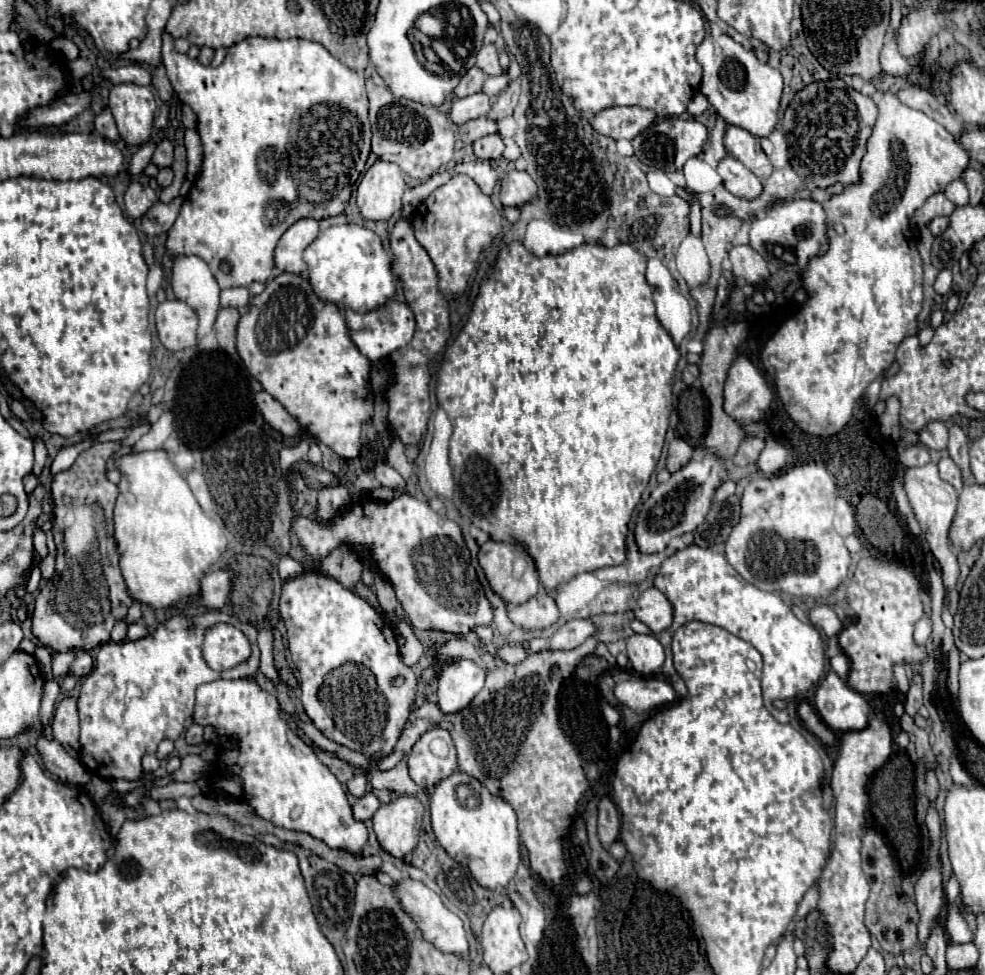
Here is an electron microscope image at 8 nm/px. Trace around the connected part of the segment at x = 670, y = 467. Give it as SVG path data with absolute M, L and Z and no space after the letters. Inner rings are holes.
M673 439L669 445L669 455L667 455L667 471L669 473L679 471L683 465L691 461L691 453L693 449L683 439Z

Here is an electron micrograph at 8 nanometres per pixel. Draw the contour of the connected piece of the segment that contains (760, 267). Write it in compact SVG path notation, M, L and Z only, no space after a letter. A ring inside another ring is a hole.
M735 245L729 249L731 271L737 279L745 279L751 285L759 285L769 279L769 269L763 257L755 253L749 245Z

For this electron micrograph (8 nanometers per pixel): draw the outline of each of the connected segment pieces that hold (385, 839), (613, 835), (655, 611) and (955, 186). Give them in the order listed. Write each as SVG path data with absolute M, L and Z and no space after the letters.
M397 795L391 803L381 805L373 815L373 831L379 845L393 857L403 859L417 845L423 805L417 797Z
M601 799L599 803L599 839L605 849L609 849L619 837L619 813L611 799Z
M649 587L637 599L635 619L645 623L653 631L653 635L659 635L673 621L673 609L671 609L669 599L659 589Z
M963 179L951 181L951 183L947 185L947 189L945 189L945 197L947 197L951 203L955 203L957 207L965 207L965 205L969 203L969 189L967 189L965 181L963 181Z

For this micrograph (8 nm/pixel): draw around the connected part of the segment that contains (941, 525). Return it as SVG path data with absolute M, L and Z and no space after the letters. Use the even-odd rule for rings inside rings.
M929 463L925 467L913 467L905 471L905 493L909 497L909 503L913 507L913 513L921 525L921 531L925 531L925 539L931 547L931 553L935 555L939 567L941 567L941 579L943 587L947 593L951 593L957 585L959 579L959 561L957 561L957 551L953 549L949 541L949 529L955 519L955 509L957 509L957 491L953 485L943 481L937 473L937 465Z

